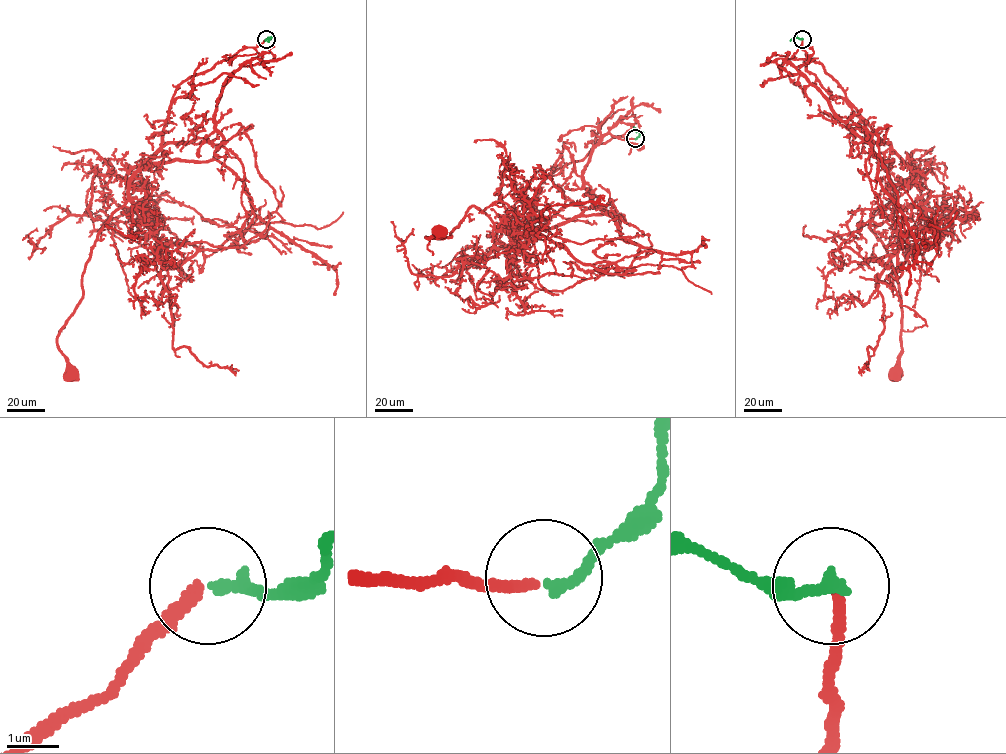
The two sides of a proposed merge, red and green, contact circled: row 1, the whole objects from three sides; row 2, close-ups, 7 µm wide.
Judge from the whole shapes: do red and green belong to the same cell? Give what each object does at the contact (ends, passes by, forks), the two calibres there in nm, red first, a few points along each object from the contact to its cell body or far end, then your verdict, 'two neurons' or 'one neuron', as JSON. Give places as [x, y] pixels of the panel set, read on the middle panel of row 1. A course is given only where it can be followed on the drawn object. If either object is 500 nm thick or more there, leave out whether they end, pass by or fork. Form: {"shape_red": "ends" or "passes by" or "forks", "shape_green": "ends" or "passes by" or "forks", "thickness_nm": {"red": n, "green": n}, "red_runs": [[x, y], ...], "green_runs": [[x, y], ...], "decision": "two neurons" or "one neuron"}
{"shape_red": "ends", "shape_green": "ends", "thickness_nm": {"red": 220, "green": 220}, "red_runs": [[635, 139], [551, 173], [512, 242], [496, 248], [475, 206], [450, 237], [426, 237], [439, 234]], "green_runs": [[635, 138], [639, 132], [633, 126]], "decision": "one neuron"}

